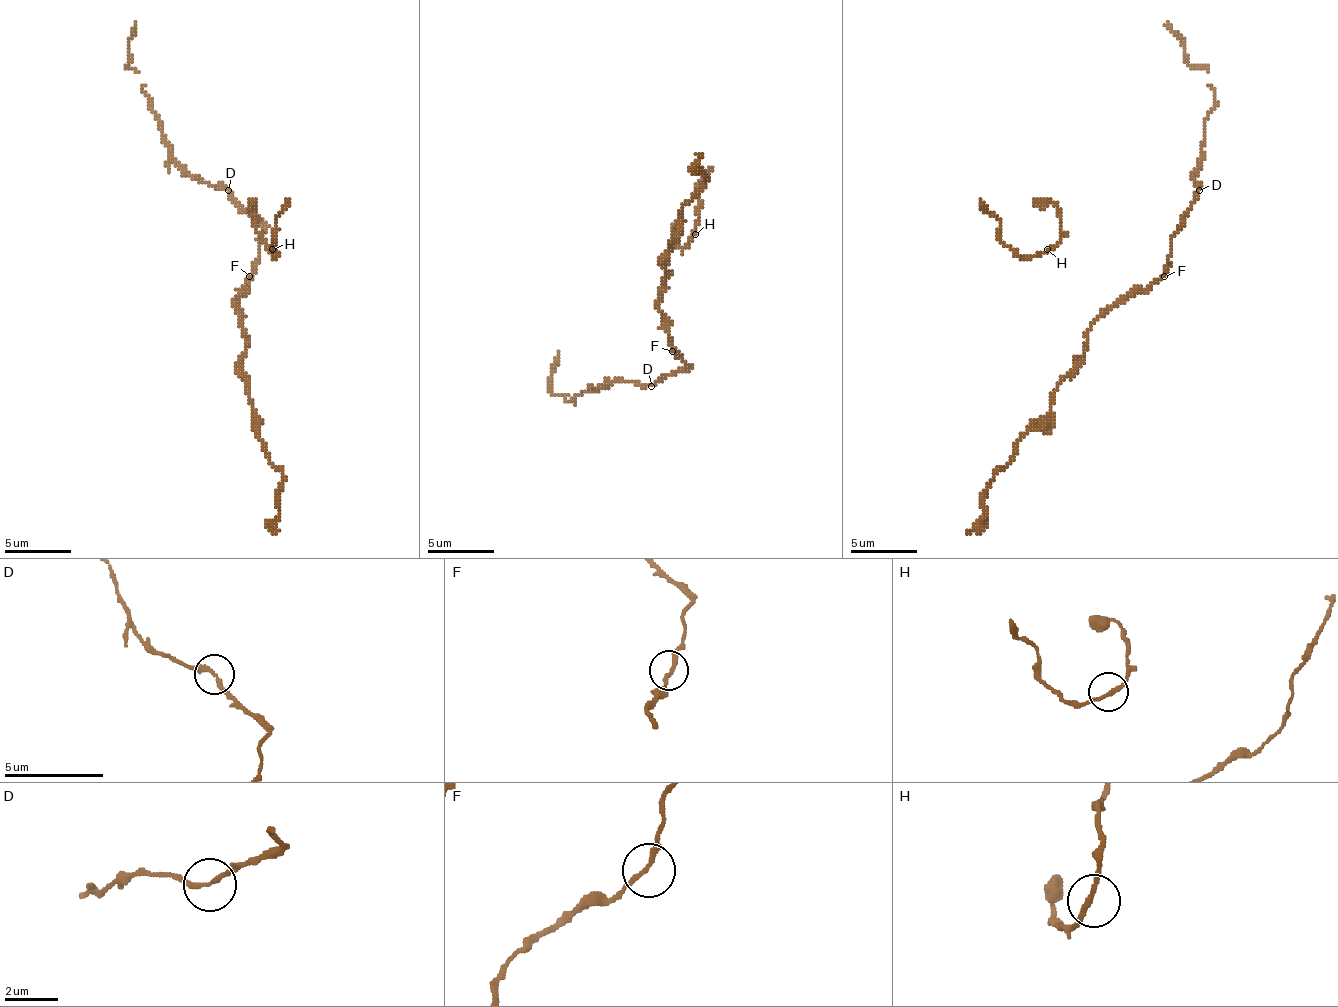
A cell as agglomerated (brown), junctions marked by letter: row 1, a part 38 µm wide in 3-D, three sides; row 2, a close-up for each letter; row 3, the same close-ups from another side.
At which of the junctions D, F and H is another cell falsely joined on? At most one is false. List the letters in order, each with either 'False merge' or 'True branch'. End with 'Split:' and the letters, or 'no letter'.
D: True branch
F: True branch
H: True branch
Split: no letter

